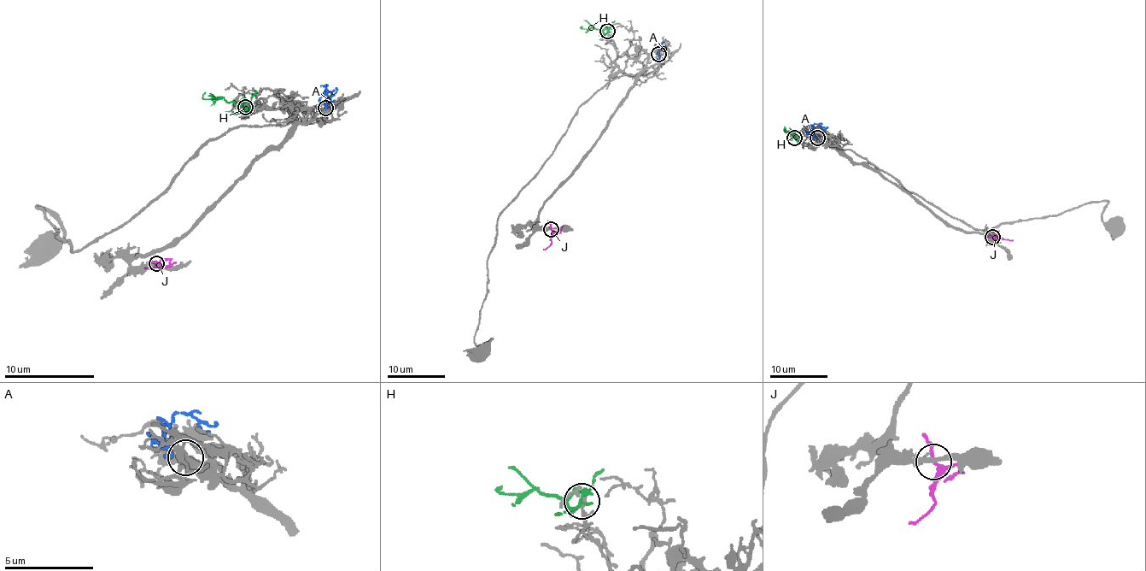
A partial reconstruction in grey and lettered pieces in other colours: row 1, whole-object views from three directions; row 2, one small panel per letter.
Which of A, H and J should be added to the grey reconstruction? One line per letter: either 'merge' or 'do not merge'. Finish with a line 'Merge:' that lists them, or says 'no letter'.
A: merge
H: do not merge
J: do not merge
Merge: A

